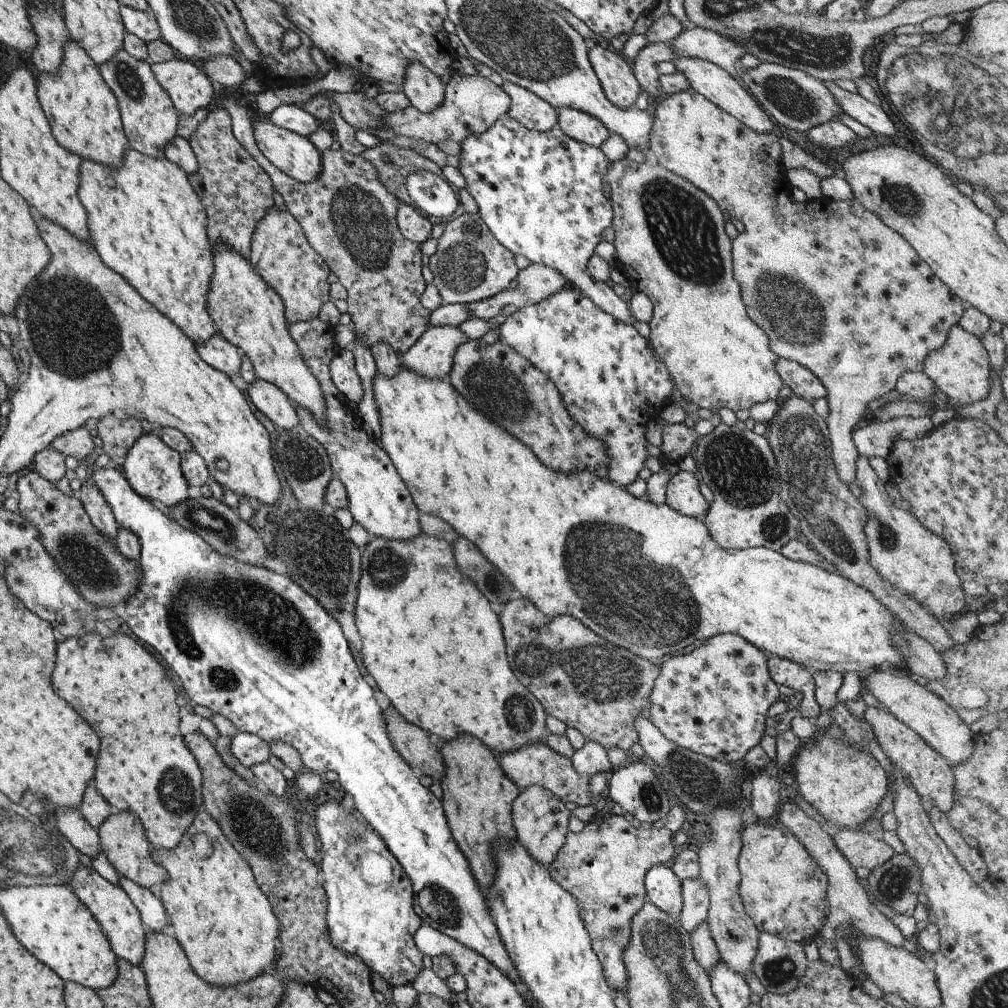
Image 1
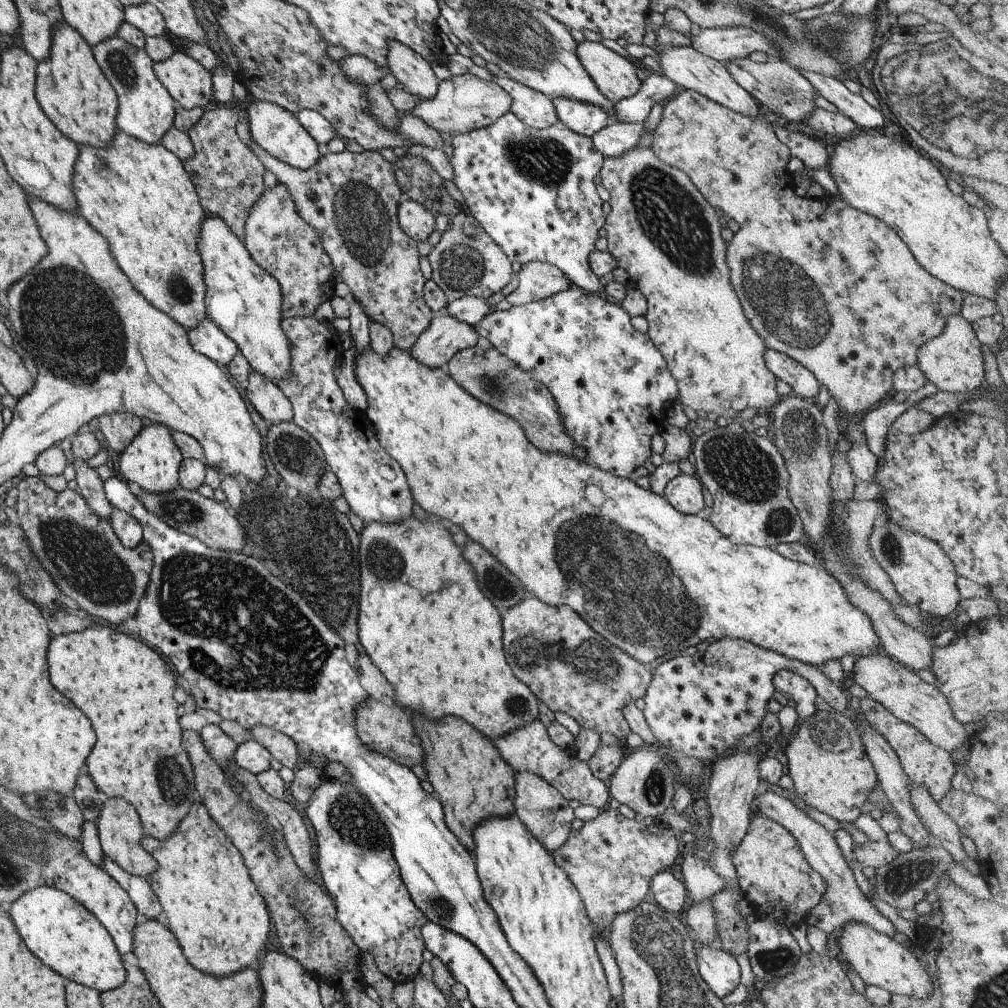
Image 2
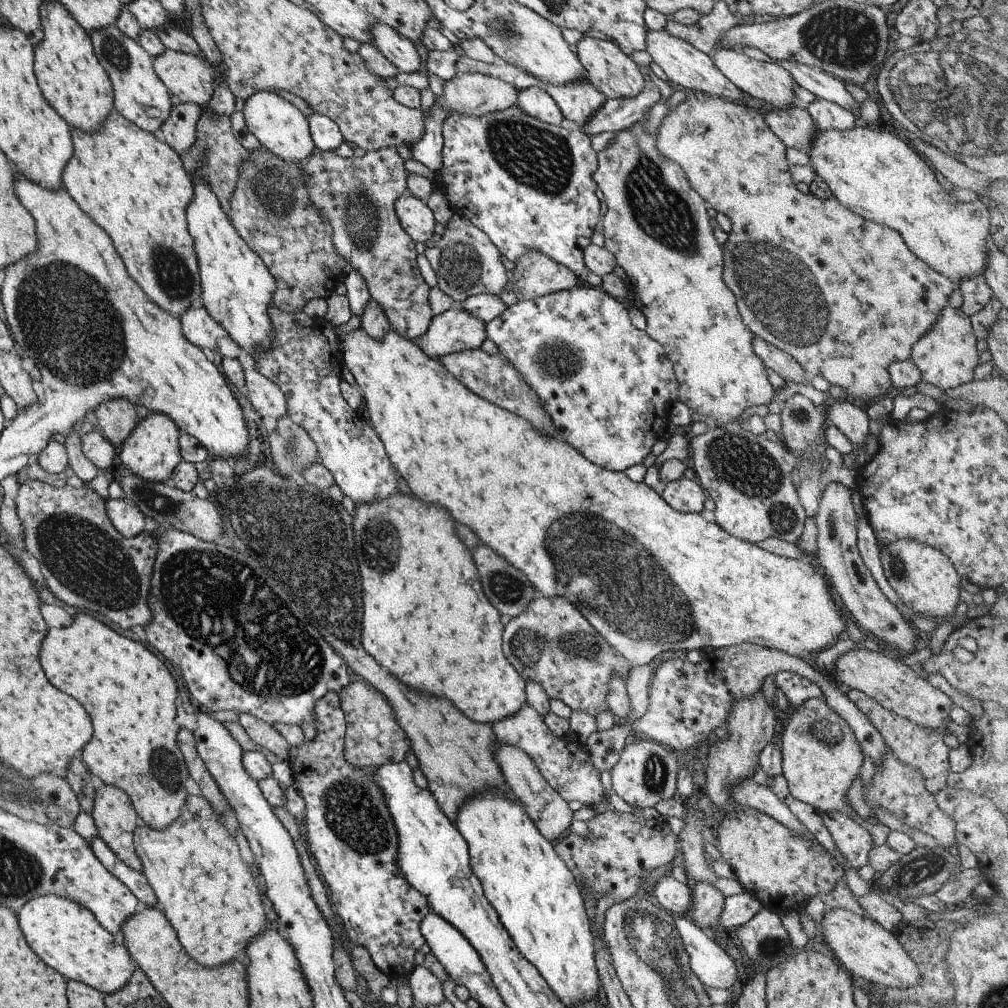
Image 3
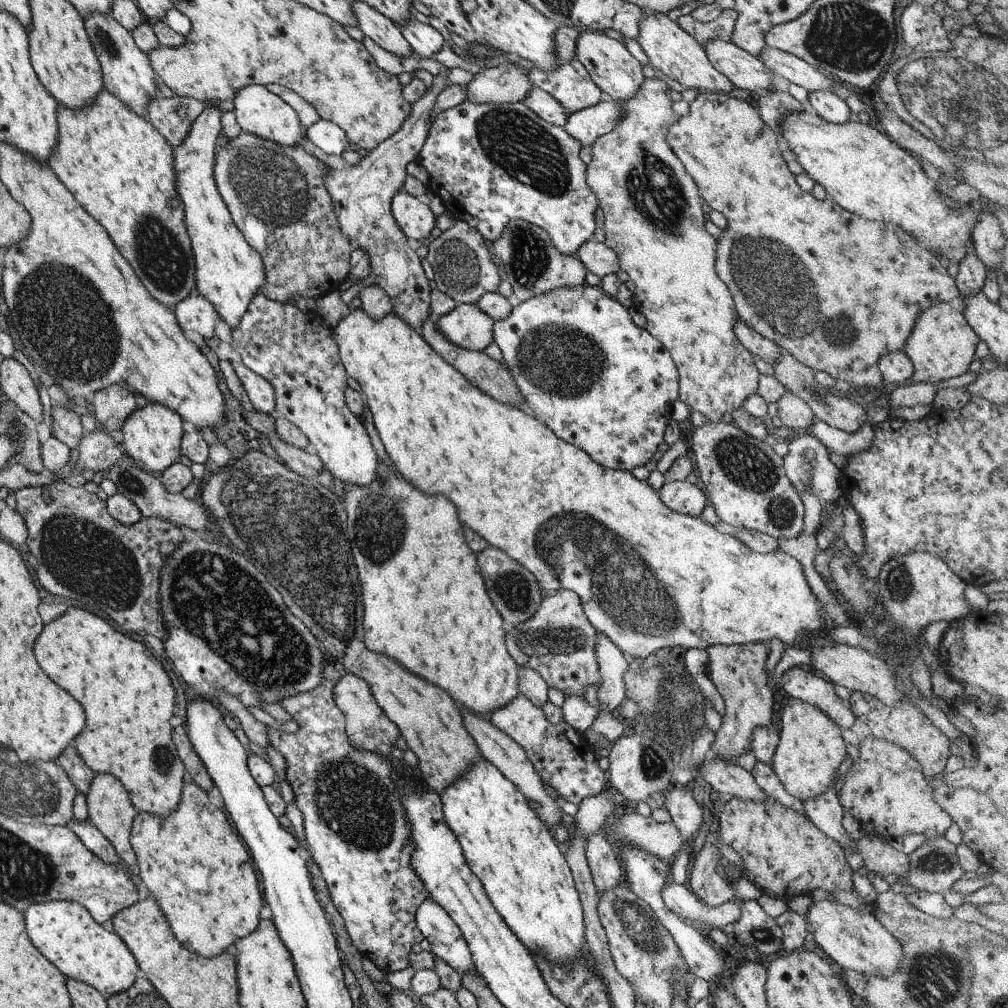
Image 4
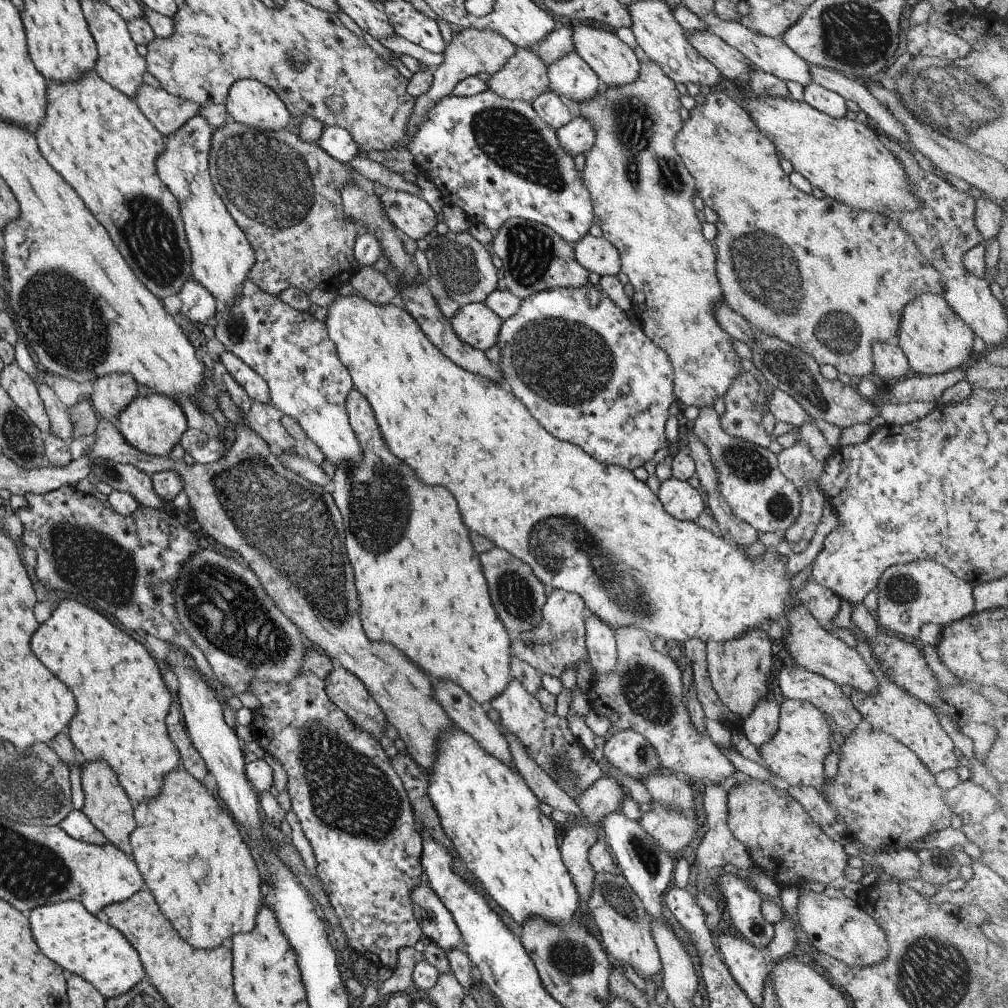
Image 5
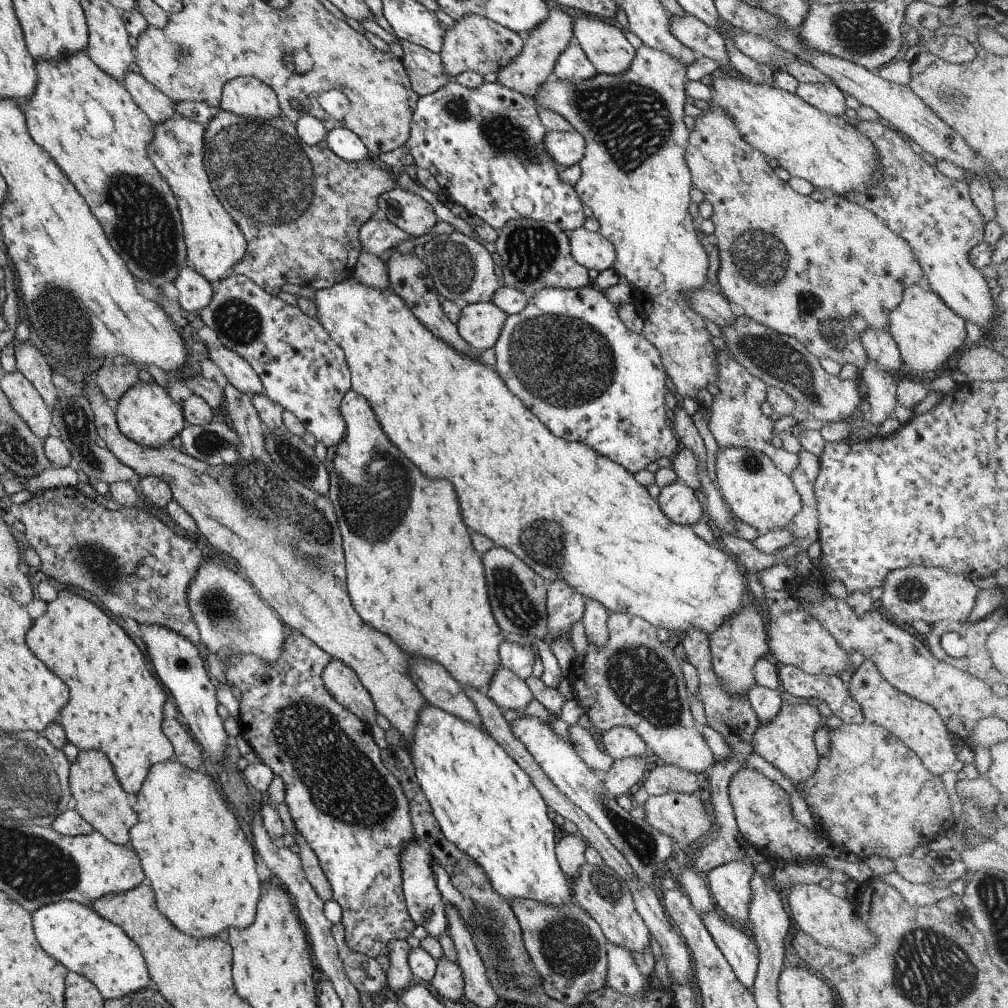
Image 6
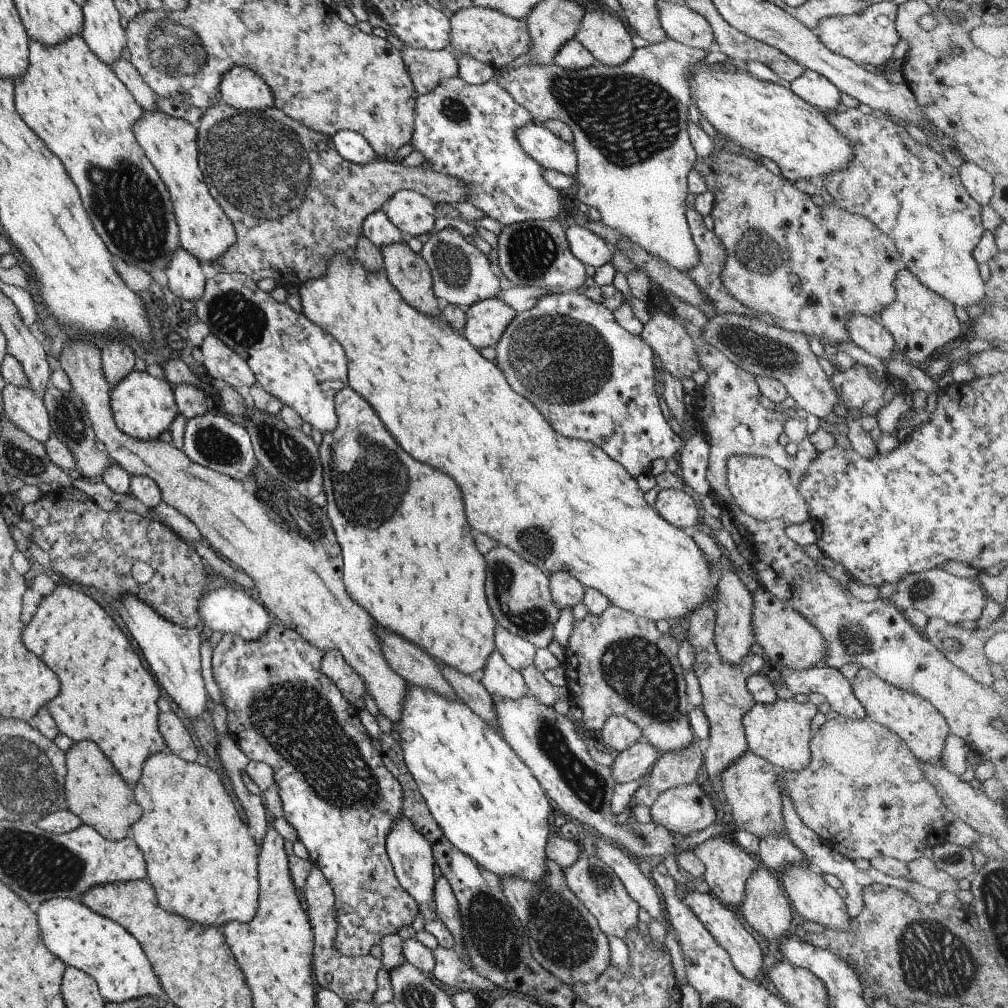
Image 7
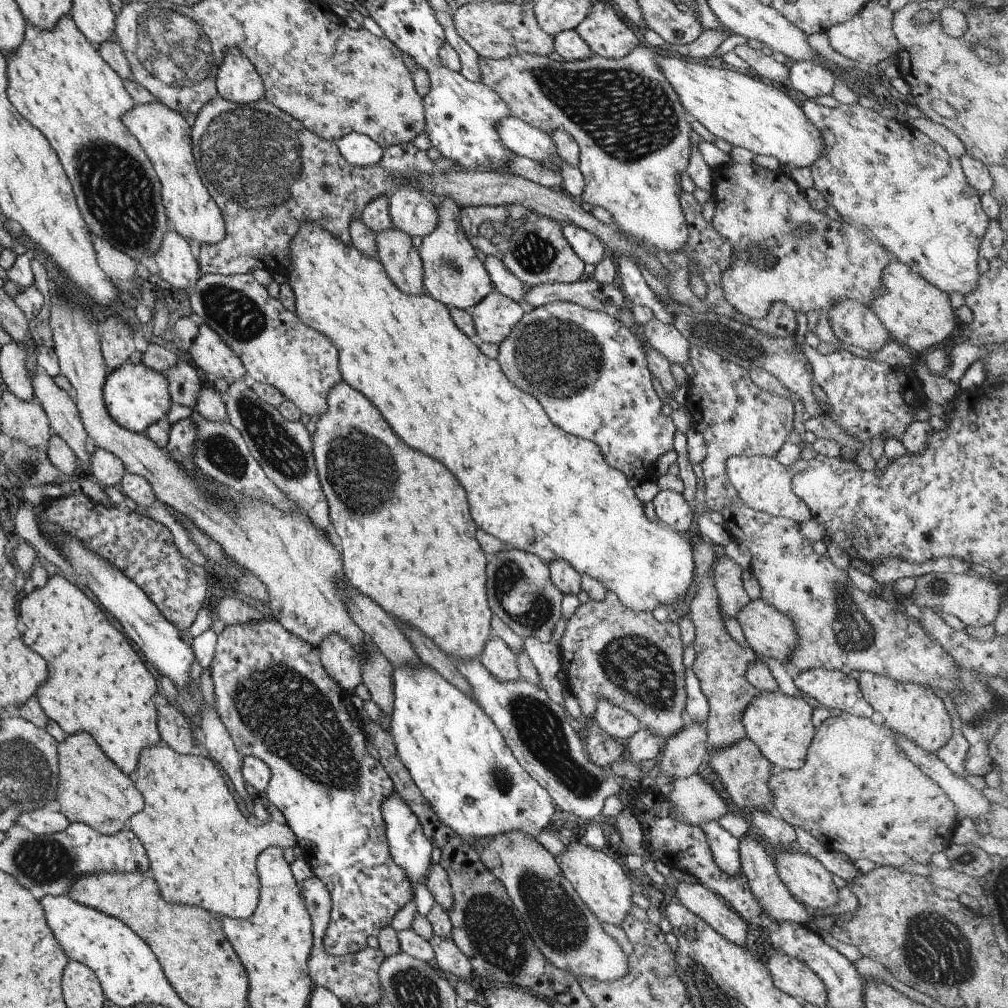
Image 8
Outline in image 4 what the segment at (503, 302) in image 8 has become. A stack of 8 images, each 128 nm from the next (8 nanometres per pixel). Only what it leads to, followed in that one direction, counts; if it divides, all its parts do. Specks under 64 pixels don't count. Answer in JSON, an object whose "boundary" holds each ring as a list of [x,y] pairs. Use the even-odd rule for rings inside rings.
{"boundary":[[[456,303],[451,312],[436,319],[435,328],[465,350],[484,350],[493,340],[493,320],[474,303]]]}

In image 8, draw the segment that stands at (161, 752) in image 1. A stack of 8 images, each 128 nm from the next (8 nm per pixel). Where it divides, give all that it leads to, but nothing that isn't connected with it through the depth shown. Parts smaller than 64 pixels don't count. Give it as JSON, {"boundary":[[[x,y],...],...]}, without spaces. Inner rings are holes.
{"boundary":[[[57,574],[20,600],[18,615],[25,624],[25,632],[21,635],[23,644],[41,656],[49,670],[49,676],[35,694],[45,716],[67,735],[81,731],[89,733],[121,772],[133,776],[141,750],[145,746],[155,746],[161,740],[156,728],[156,706],[151,701],[157,684],[125,635],[109,624],[103,612],[79,588]]]}

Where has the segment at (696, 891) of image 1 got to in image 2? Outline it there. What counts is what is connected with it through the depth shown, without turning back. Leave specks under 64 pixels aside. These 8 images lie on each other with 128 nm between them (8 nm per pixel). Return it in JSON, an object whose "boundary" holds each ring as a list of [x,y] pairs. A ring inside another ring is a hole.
{"boundary":[[[694,850],[683,856],[679,872],[682,875],[682,882],[688,896],[686,907],[712,897],[721,892],[725,886],[725,880],[711,870],[707,861],[696,857]]]}

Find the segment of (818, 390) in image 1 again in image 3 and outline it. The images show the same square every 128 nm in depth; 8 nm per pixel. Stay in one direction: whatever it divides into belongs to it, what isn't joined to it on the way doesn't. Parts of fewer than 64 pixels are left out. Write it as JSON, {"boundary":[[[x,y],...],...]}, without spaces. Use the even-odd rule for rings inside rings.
{"boundary":[[[757,336],[751,340],[753,352],[761,359],[763,366],[776,372],[784,382],[795,382],[795,384],[804,384],[803,369],[795,360],[781,349],[767,344]]]}

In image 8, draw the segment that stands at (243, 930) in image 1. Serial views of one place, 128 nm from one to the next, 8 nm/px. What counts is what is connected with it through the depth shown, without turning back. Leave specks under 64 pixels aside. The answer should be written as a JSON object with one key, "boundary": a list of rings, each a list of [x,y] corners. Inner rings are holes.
{"boundary":[[[162,741],[155,746],[145,746],[137,758],[133,781],[143,796],[144,804],[137,814],[129,818],[127,828],[145,849],[149,870],[161,898],[173,904],[199,906],[216,917],[249,918],[258,902],[260,887],[256,873],[257,855],[268,846],[293,847],[296,840],[291,829],[286,824],[273,821],[261,826],[249,824],[238,810],[219,770],[204,753],[179,754]]]}

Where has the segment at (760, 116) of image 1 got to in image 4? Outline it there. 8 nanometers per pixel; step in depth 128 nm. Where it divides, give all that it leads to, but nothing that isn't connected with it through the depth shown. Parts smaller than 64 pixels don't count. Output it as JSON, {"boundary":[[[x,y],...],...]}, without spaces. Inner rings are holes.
{"boundary":[[[644,10],[639,20],[636,41],[647,56],[652,68],[655,68],[669,79],[697,92],[729,93],[732,84],[724,74],[719,74],[707,60],[702,46],[689,34],[683,32],[676,21],[671,21],[665,13]]]}

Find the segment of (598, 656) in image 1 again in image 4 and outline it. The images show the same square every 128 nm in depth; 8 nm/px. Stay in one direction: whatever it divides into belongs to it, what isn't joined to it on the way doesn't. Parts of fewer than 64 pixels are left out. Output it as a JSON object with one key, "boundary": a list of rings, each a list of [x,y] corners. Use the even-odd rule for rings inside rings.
{"boundary":[[[558,589],[554,592],[544,593],[537,612],[527,622],[522,622],[517,626],[510,625],[505,629],[505,648],[517,666],[525,666],[525,668],[535,670],[543,678],[548,688],[561,690],[564,696],[569,696],[569,694],[582,696],[583,688],[601,682],[597,658],[595,658],[593,650],[595,634],[597,631],[587,620],[578,596],[570,590]]]}

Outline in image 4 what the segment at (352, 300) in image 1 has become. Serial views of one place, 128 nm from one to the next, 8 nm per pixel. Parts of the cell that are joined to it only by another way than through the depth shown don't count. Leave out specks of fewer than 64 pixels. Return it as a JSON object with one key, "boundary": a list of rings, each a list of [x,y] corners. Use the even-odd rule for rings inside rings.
{"boundary":[[[446,68],[446,71],[439,71],[433,76],[431,85],[423,92],[423,96],[410,104],[409,116],[395,134],[380,142],[367,156],[349,168],[339,170],[328,167],[323,178],[341,234],[349,240],[353,248],[359,248],[367,254],[372,282],[387,294],[393,306],[393,314],[399,316],[417,334],[420,334],[425,318],[431,314],[429,275],[424,262],[415,254],[414,244],[397,226],[390,204],[391,198],[402,190],[403,180],[407,176],[405,166],[409,162],[417,161],[427,136],[435,98],[447,87],[446,77],[449,71]]]}

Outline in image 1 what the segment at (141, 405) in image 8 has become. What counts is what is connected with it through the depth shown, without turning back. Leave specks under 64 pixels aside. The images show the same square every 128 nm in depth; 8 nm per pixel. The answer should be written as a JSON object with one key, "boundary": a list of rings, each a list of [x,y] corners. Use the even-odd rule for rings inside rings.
{"boundary":[[[156,431],[143,432],[129,448],[122,463],[122,474],[135,494],[147,500],[157,500],[165,508],[177,506],[187,498],[187,483],[180,471],[180,454],[165,446]]]}

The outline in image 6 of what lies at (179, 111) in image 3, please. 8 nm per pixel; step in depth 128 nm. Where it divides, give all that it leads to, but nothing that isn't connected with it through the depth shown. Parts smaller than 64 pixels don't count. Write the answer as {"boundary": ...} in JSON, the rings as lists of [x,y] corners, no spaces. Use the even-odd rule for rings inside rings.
{"boundary":[[[128,71],[121,82],[133,103],[147,116],[153,126],[177,116],[175,102],[146,82],[140,74]]]}

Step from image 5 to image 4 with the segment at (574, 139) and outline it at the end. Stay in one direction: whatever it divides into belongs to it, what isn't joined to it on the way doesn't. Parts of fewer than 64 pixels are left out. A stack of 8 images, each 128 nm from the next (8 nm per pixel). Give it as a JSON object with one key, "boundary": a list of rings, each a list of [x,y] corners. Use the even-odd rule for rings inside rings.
{"boundary":[[[605,100],[598,102],[595,106],[570,113],[562,129],[575,138],[581,146],[591,147],[596,138],[613,130],[613,126],[621,120],[623,110],[619,101]]]}

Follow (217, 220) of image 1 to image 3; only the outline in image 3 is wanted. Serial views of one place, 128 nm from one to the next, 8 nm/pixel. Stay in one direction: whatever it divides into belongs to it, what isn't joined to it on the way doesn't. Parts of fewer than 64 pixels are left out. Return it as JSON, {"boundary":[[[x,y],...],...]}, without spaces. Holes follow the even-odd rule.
{"boundary":[[[202,110],[199,120],[195,124],[195,132],[195,142],[181,154],[183,168],[190,178],[195,178],[195,174],[199,174],[199,178],[207,182],[207,186],[215,194],[223,212],[227,215],[229,213],[229,198],[235,190],[237,176],[239,176],[237,168],[247,160],[246,149],[233,136],[228,116],[215,116],[211,112]]]}

